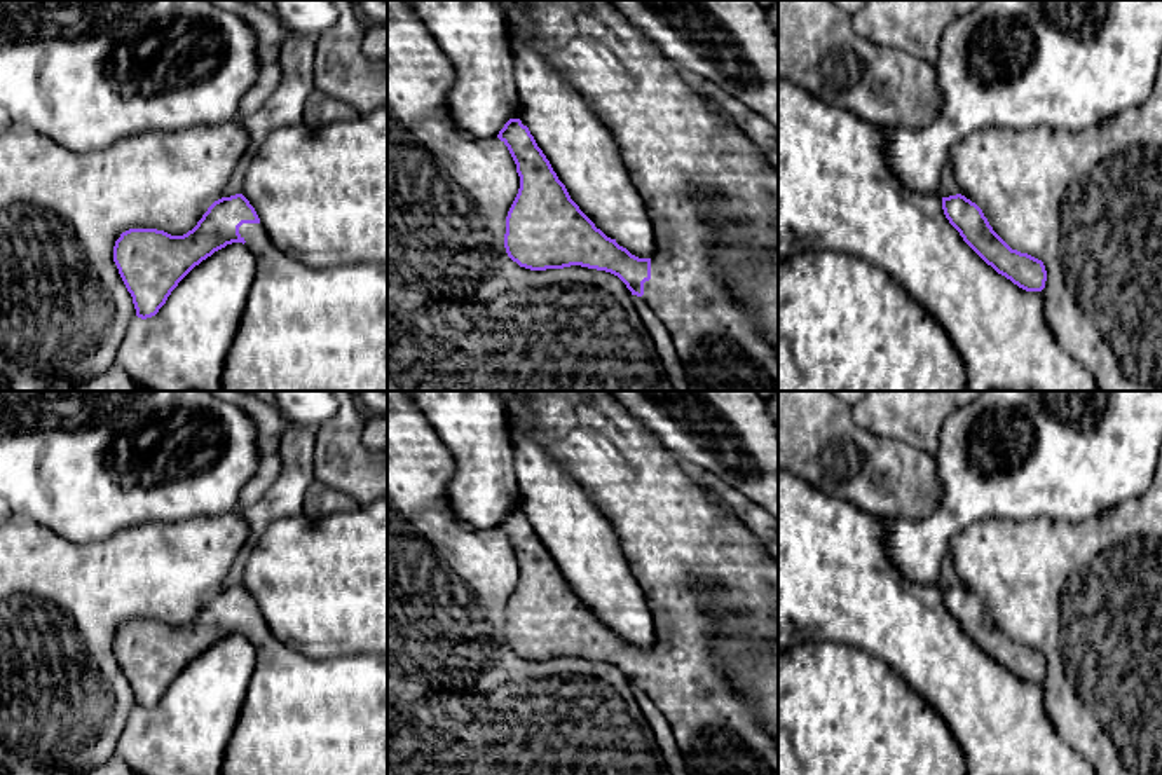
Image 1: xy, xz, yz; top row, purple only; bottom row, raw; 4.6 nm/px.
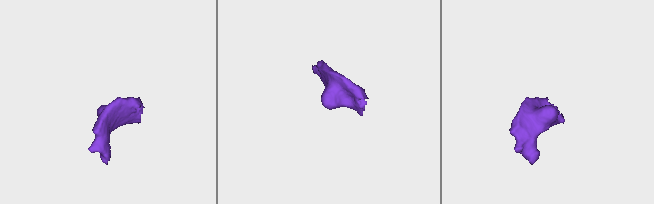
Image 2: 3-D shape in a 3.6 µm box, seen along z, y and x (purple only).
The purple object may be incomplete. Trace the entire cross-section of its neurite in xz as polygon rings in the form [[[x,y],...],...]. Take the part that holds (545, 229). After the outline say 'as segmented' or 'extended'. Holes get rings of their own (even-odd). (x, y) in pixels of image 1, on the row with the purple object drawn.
[[[609,0],[497,2],[509,23],[511,37],[520,31],[584,96],[595,115],[611,129],[654,234],[654,251],[649,258],[639,258],[616,239],[607,237],[571,199],[529,127],[520,119],[509,119],[497,134],[508,147],[520,176],[518,194],[506,216],[508,257],[530,271],[581,265],[618,276],[670,332],[689,391],[778,391],[778,351],[724,285],[714,257],[714,229],[707,220],[707,213],[712,211],[731,239],[745,239],[757,250],[778,250],[778,171],[764,157],[762,147],[748,140],[726,112],[717,112],[703,93],[693,89],[680,68]]] | extended

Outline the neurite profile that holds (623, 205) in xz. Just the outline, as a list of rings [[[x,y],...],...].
[[[520,31],[511,40],[518,119],[595,227],[632,255],[651,258],[653,223],[611,129]]]

